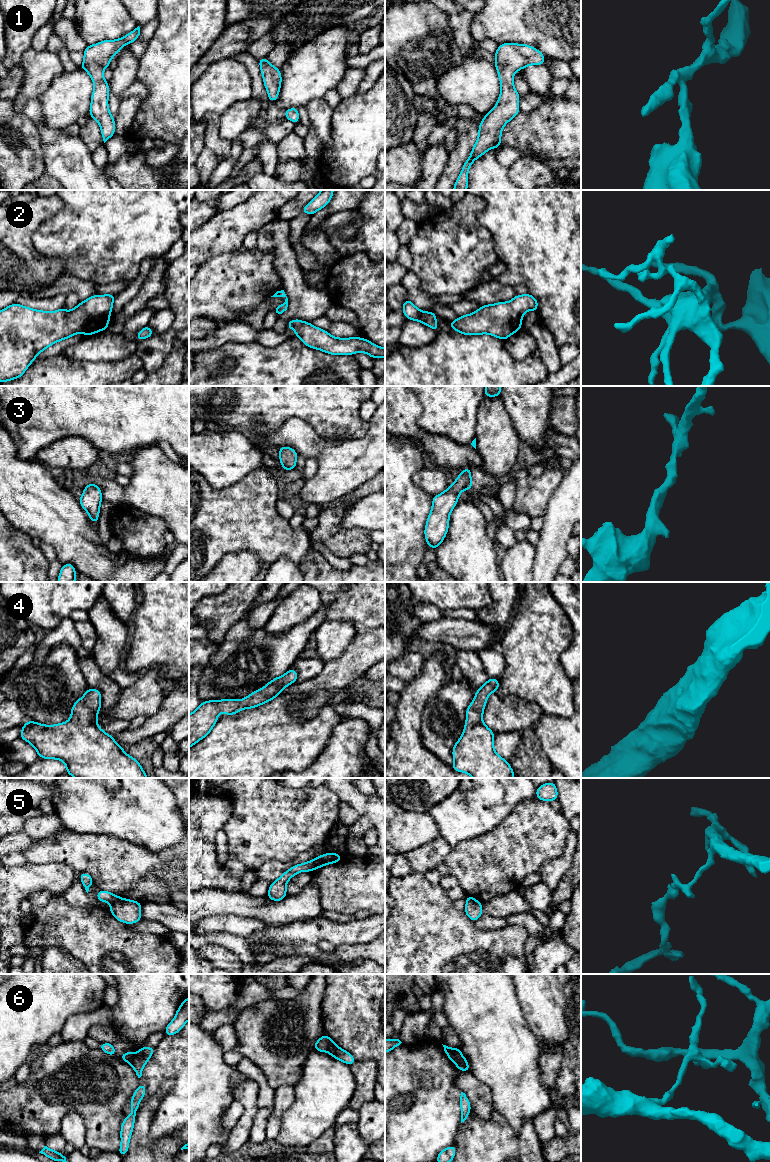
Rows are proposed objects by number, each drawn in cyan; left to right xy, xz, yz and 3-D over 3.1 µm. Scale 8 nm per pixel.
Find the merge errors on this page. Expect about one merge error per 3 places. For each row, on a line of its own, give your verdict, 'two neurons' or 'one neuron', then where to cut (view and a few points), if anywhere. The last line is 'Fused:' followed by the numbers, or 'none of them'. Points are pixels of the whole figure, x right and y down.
1: one neuron; cut none
2: one neuron; cut none
3: one neuron; cut none
4: one neuron; cut none
5: two neurons; cut xz (315, 859), (313, 868)
6: two neurons; cut xy (136, 1054), (130, 1063)
Fused: 5, 6

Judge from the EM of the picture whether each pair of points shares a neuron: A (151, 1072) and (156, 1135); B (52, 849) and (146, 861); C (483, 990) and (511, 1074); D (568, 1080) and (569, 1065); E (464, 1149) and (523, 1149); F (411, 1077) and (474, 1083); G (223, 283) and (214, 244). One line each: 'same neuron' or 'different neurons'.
A: same neuron
B: same neuron
C: same neuron
D: same neuron
E: same neuron
F: different neurons
G: different neurons

